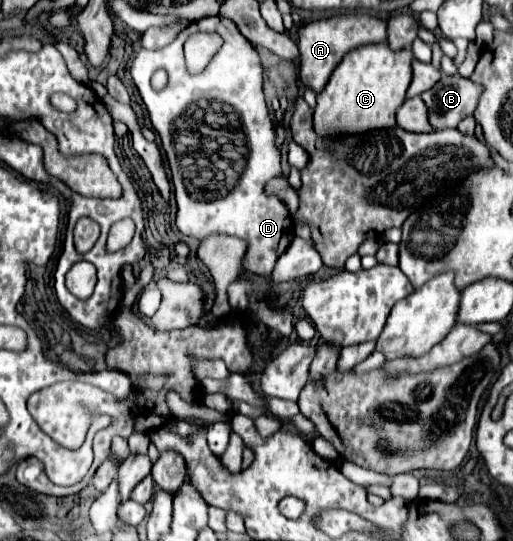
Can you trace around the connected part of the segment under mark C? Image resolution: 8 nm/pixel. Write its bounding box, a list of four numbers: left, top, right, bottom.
[314,43,412,133]

